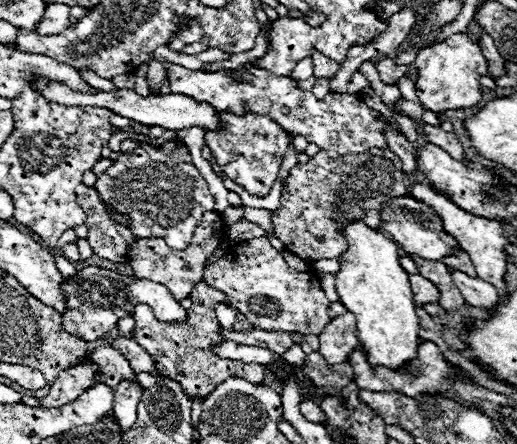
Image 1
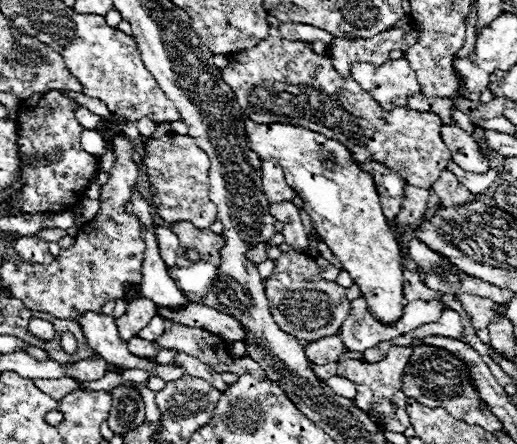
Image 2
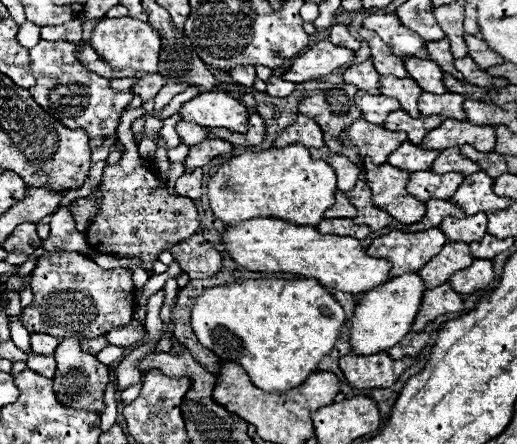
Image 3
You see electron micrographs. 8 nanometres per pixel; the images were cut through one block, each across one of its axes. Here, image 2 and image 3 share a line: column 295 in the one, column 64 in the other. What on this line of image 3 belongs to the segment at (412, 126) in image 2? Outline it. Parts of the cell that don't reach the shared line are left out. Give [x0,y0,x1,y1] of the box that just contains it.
[30,40,134,138]

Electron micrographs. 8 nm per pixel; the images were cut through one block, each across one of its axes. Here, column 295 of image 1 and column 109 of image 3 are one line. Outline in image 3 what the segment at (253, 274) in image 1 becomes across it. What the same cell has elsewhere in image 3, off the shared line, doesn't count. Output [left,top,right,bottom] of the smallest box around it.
[22,252,134,336]

